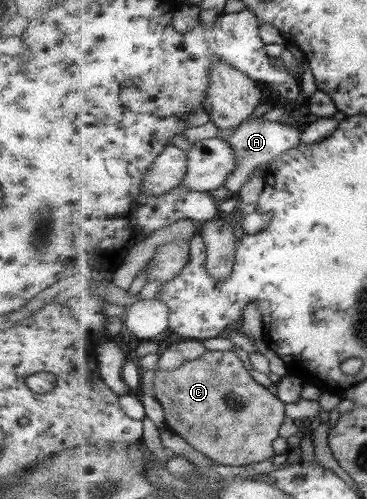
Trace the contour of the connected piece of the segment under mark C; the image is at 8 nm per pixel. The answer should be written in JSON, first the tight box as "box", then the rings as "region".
{"box":[154,350,287,467],"region":[[[210,350],[203,358],[188,362],[179,370],[164,371],[159,368],[154,384],[156,398],[165,410],[166,427],[173,432],[176,430],[176,434],[184,436],[193,447],[209,458],[222,464],[246,467],[266,462],[277,455],[274,440],[280,438],[280,430],[287,417],[287,404],[248,372],[244,360],[236,352]]]}

